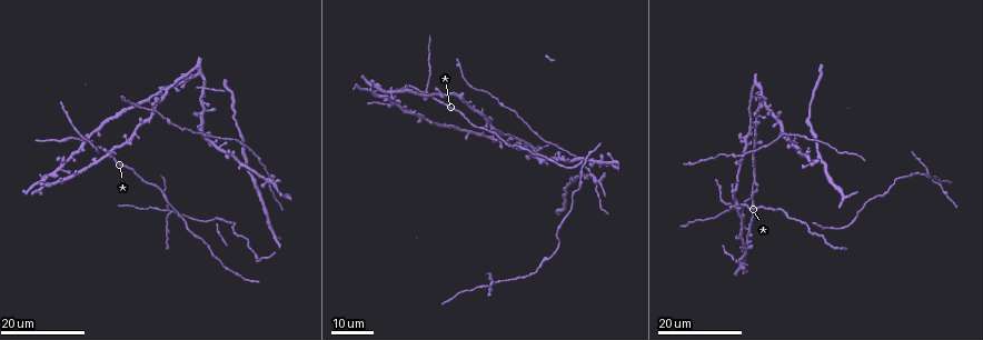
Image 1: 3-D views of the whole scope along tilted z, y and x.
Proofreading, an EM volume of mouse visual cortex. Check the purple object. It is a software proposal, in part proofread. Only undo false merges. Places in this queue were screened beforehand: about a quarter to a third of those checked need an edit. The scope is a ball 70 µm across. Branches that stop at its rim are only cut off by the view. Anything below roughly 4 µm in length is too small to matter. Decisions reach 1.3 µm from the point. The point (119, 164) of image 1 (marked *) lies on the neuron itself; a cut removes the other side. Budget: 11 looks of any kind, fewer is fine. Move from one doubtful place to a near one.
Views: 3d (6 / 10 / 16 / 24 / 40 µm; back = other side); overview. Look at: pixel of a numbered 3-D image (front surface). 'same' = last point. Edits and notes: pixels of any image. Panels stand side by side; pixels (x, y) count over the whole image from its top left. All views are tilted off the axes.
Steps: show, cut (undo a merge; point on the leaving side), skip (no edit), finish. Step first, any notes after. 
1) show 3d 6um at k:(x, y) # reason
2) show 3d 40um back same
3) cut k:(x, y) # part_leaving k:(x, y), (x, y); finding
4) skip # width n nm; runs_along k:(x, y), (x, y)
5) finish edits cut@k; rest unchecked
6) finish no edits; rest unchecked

show 3d 16um at 1:(440, 102)

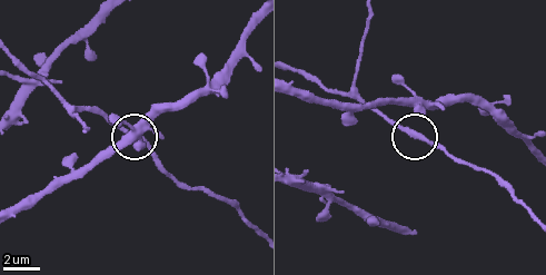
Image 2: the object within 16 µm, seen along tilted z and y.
show 3d 10um at 2:(418, 136)

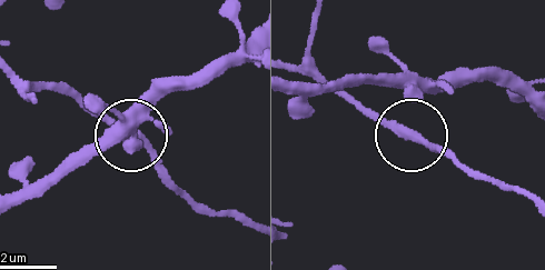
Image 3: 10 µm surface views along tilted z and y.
skip # runs_along 3:(467, 169), (354, 97); one neuron here

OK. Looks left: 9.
show 3d 16um at 1:(754, 144) # three arms meet

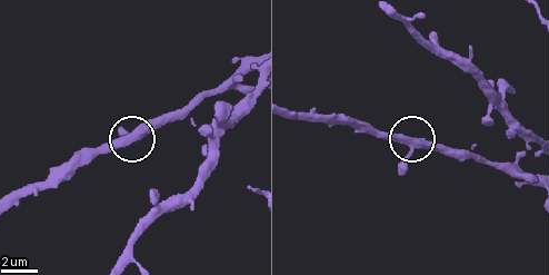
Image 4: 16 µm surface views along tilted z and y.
show 3d 10um at 4:(408, 150) # zoom in

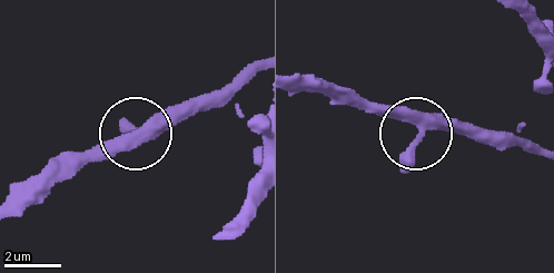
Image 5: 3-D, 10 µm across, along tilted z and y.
skip # width 360 nm; continuous, no second neuron

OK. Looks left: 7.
show 3d 24um at 1:(754, 200) # three-way junction

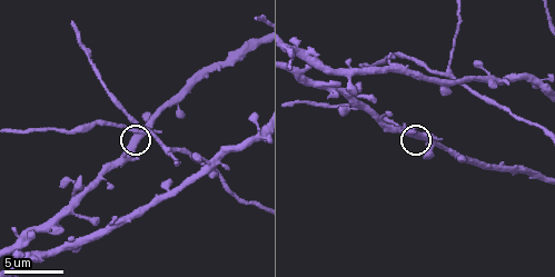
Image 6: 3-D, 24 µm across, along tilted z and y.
show 3d 6um at 6:(136, 132)

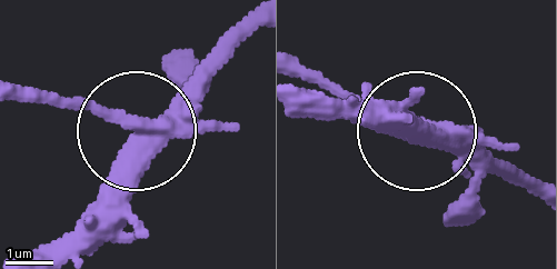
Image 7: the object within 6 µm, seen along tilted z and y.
show 3d 6um back at 7:(131, 129)

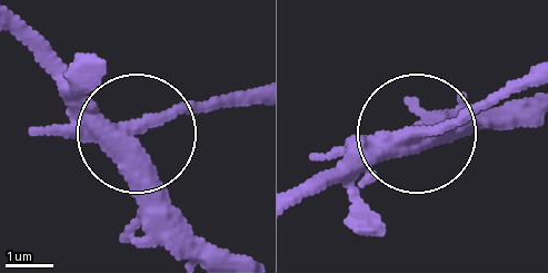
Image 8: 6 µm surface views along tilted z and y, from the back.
cut 8:(175, 118) # part_leaving 8:(109, 135), (250, 100); a second neuron is stuck on

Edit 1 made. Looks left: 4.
show overview

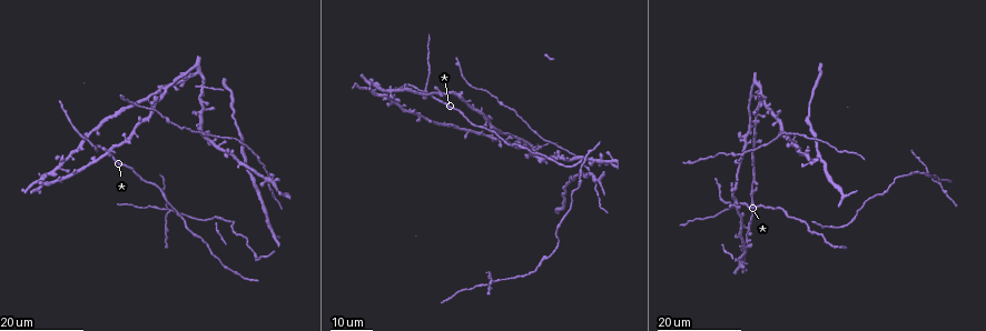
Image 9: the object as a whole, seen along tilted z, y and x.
show 3d 24um at 9:(218, 147) # three arms meet

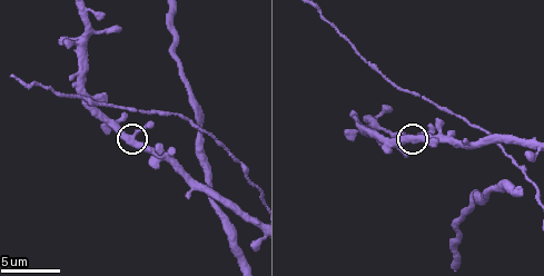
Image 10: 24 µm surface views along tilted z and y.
show 3d 6um at 10:(134, 140)

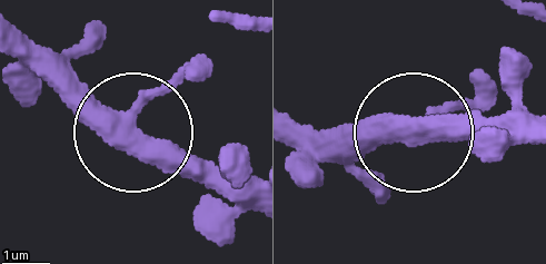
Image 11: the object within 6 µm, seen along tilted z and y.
show 3d 6um back at 11:(131, 123)

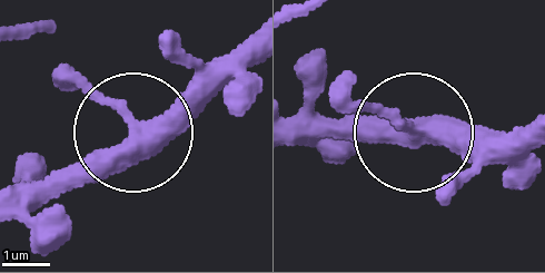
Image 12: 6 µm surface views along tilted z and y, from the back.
skip # arms 3; runs_along 12:(248, 48), (131, 128), (61, 65); continuous, no second neuron

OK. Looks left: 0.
finish edits cut@8; rest unchecked

